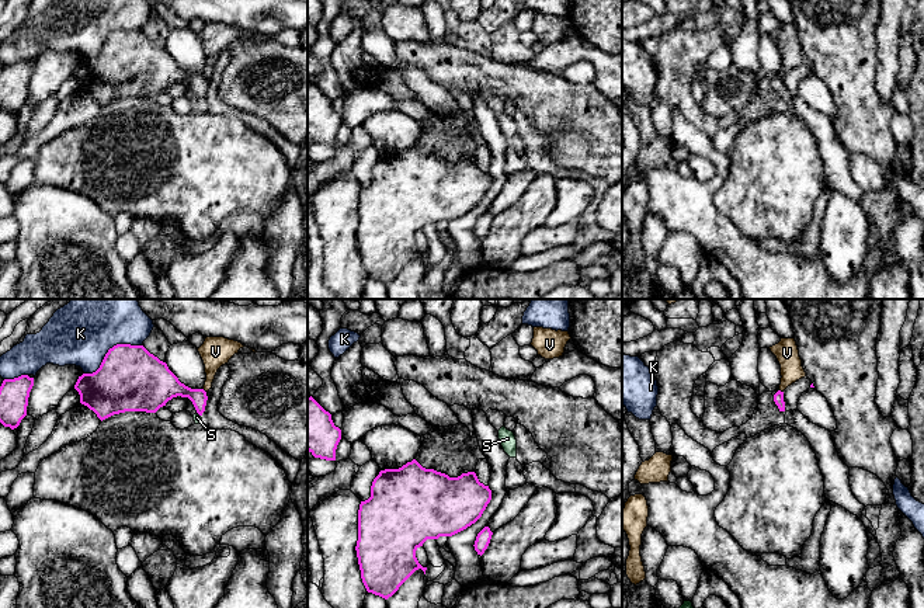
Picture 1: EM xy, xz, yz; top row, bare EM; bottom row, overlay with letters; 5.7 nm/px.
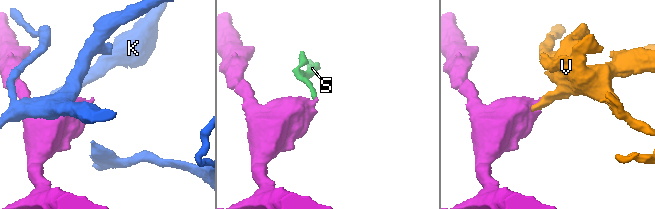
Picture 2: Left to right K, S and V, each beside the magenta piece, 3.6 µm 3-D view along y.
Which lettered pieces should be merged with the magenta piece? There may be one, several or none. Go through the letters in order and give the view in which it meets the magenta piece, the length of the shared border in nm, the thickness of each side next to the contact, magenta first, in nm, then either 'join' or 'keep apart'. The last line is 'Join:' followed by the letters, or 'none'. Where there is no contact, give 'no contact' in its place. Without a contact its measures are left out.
K: xy | 380 nm | 380/300 nm | keep apart
S: xy | 40 nm | 170/50 nm | join
V: yz | 40 nm | 60/140 nm | keep apart
Join: S

